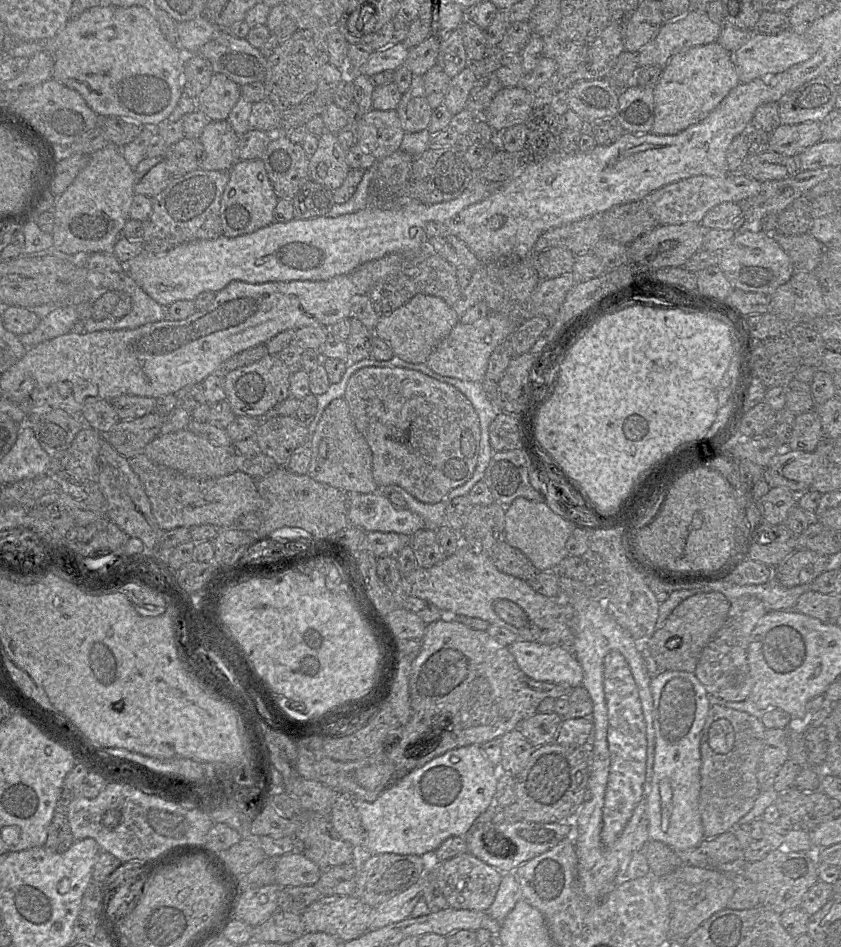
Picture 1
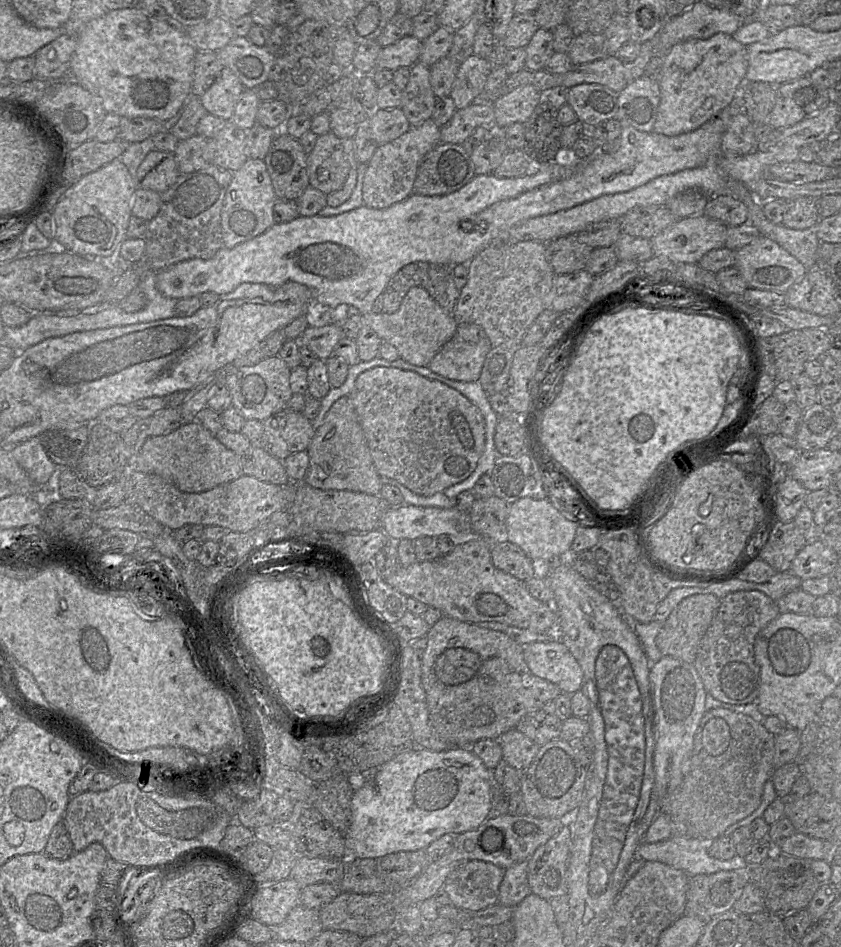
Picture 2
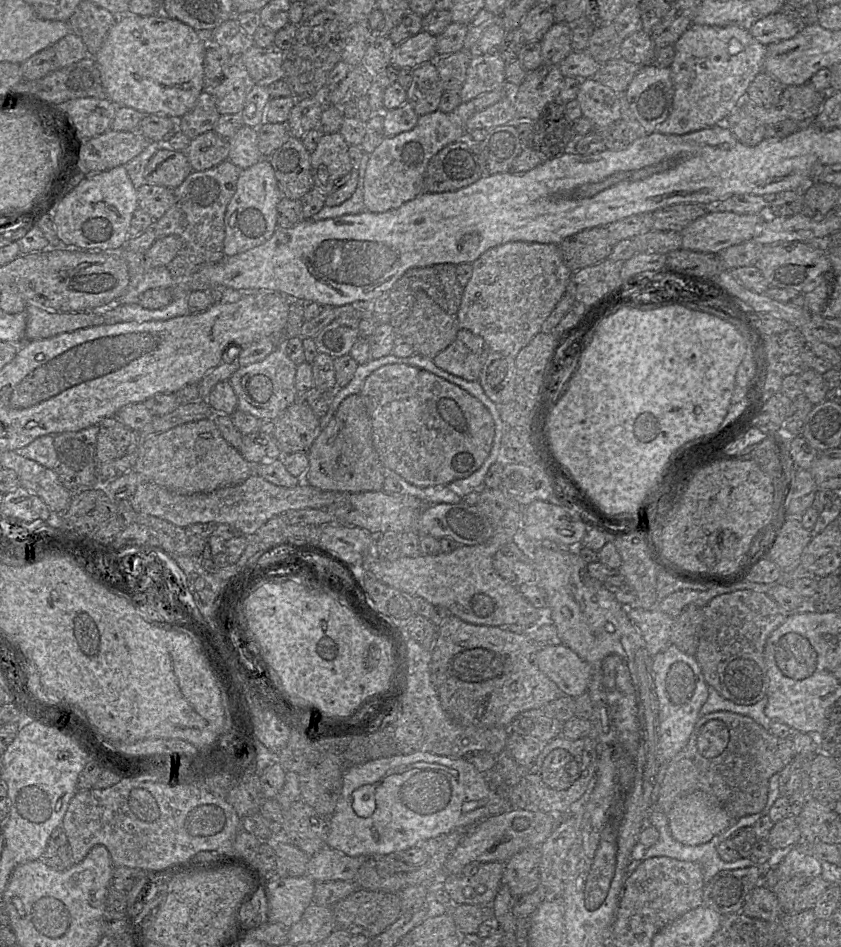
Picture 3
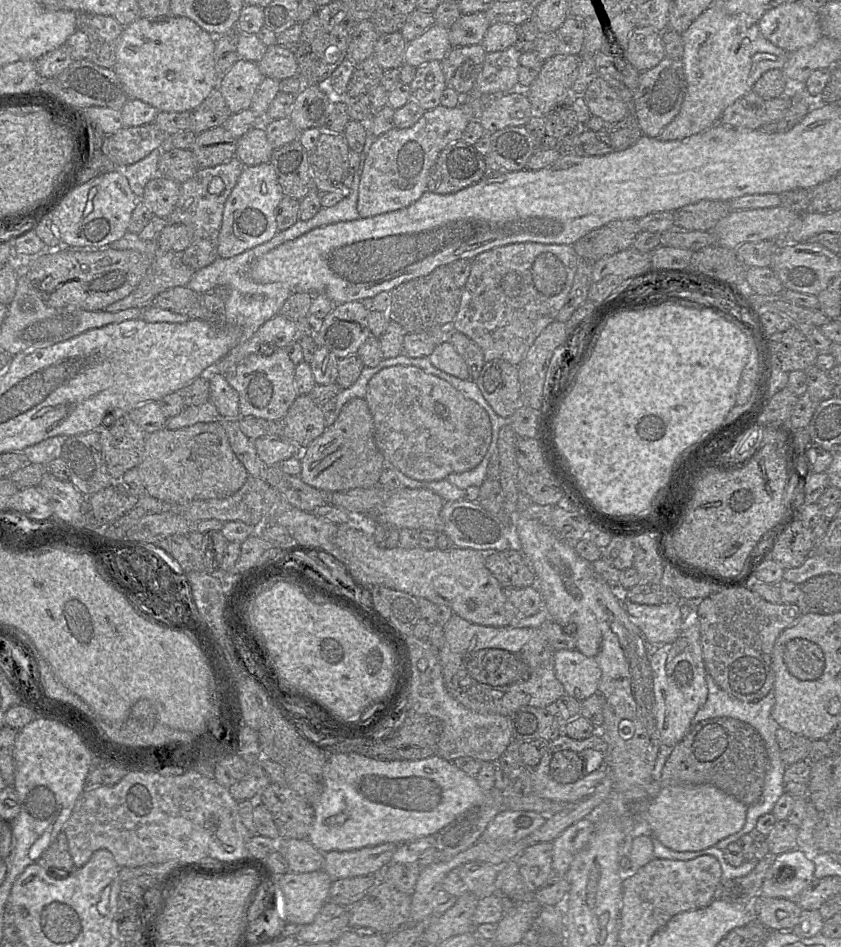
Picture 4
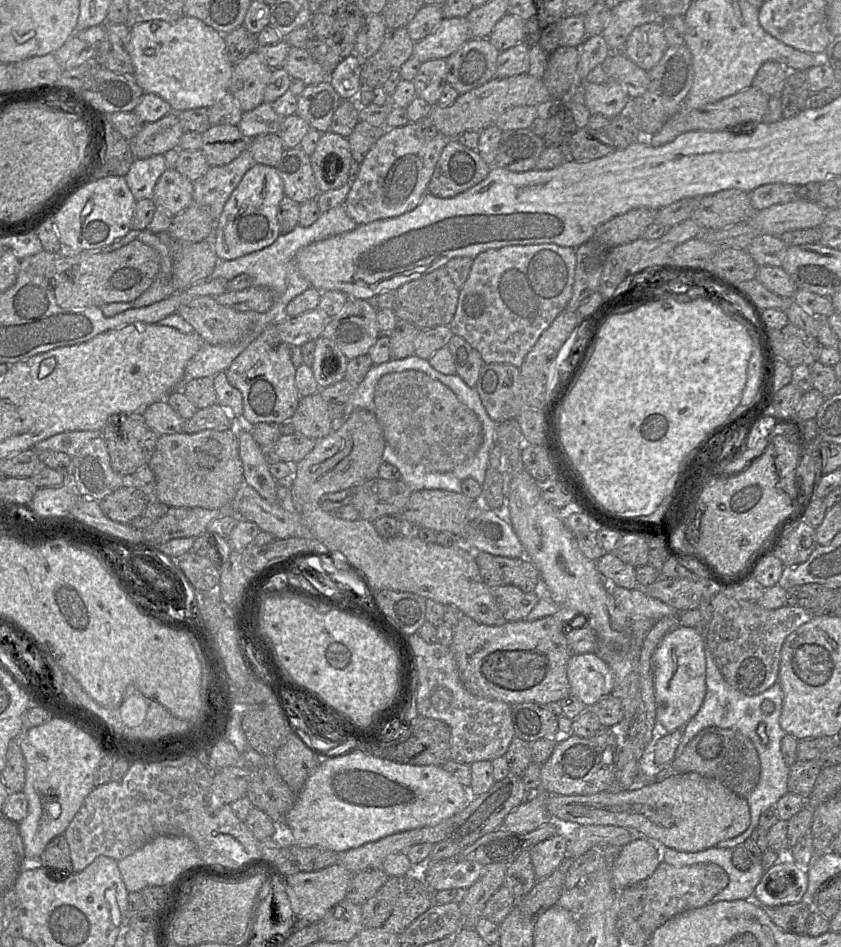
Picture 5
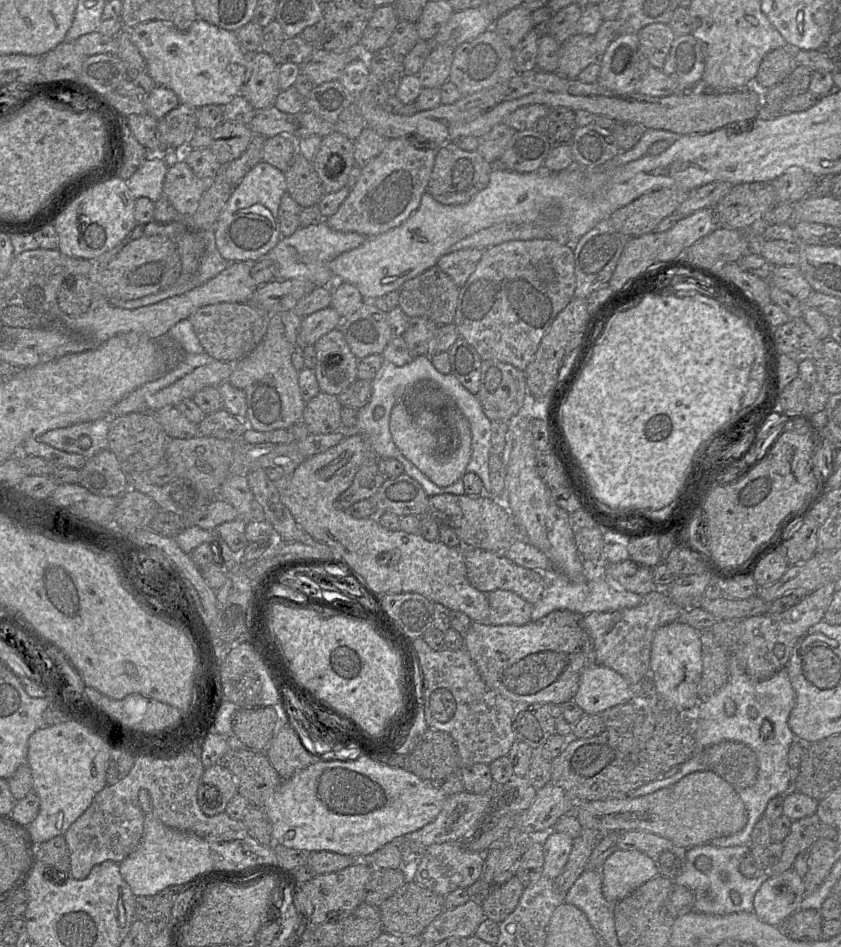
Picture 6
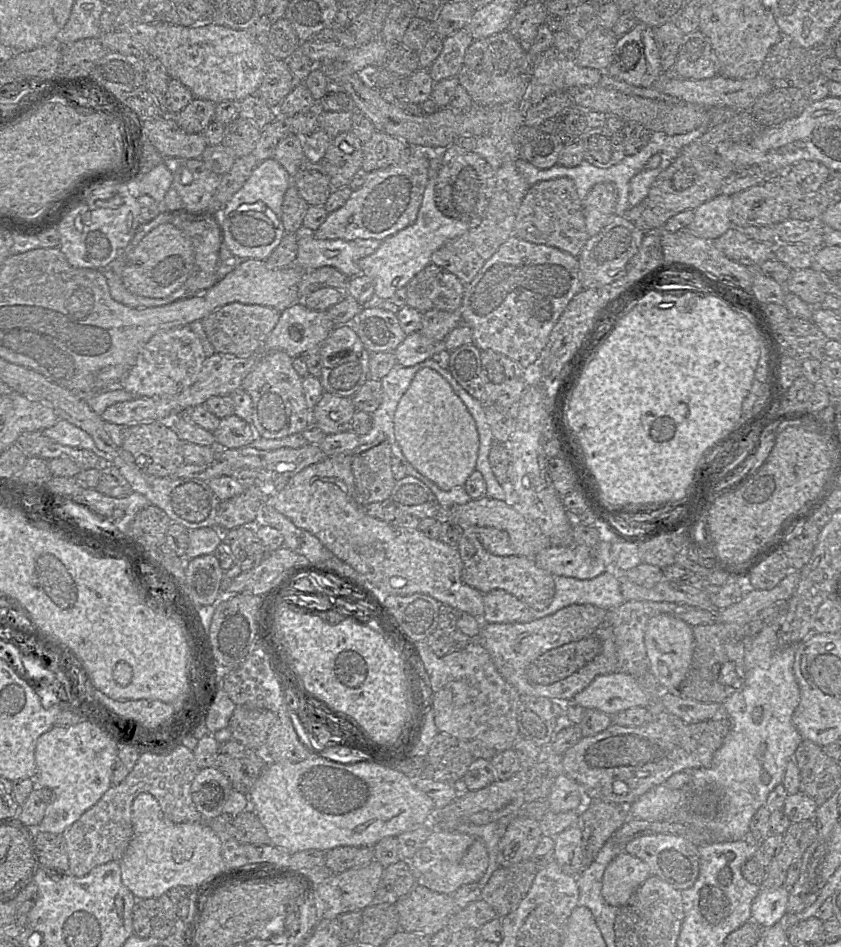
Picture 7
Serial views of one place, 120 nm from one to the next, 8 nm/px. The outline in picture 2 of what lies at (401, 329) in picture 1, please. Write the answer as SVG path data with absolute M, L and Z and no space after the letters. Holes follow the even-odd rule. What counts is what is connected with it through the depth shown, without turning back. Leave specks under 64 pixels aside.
M422 287L410 288L396 312L360 314L360 323L361 326L370 327L382 342L393 345L400 359L420 367L428 367L433 357L457 331L453 313L443 310Z

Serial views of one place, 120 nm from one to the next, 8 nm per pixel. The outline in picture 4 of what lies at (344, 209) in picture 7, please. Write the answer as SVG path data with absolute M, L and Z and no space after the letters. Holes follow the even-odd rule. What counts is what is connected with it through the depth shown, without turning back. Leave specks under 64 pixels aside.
M468 97L454 108L437 106L426 111L415 125L409 128L393 128L377 137L371 145L360 178L357 210L360 218L374 217L380 214L400 210L417 201L427 190L430 170L439 154L449 144L461 139L469 122L473 120L473 109Z

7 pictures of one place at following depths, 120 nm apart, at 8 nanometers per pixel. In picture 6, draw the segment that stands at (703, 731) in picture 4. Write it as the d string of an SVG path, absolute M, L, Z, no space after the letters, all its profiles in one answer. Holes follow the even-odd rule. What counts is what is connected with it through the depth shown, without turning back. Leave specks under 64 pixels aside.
M723 741L704 750L710 770L737 790L756 783L758 759L752 749L739 741Z

